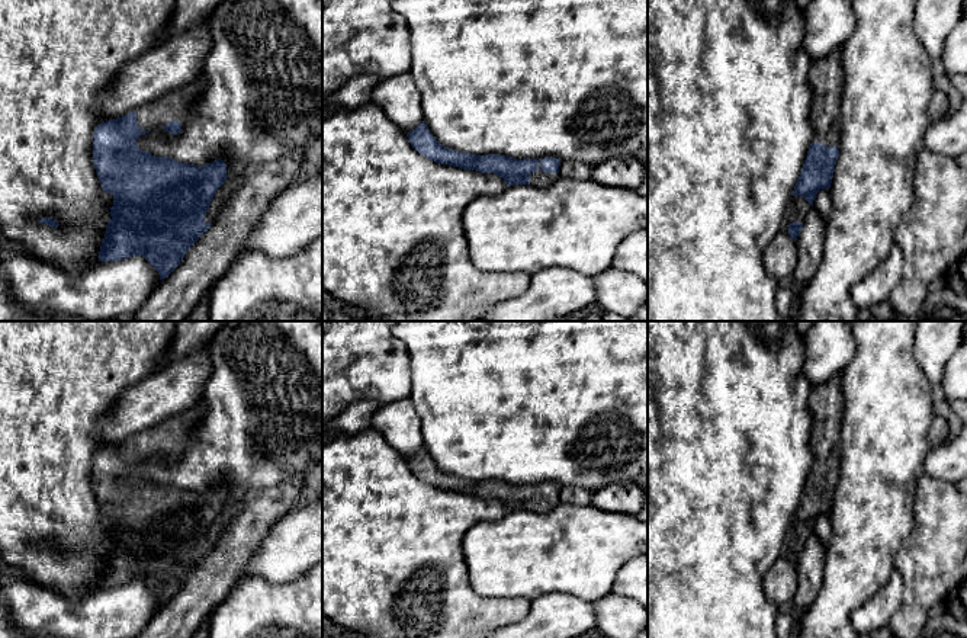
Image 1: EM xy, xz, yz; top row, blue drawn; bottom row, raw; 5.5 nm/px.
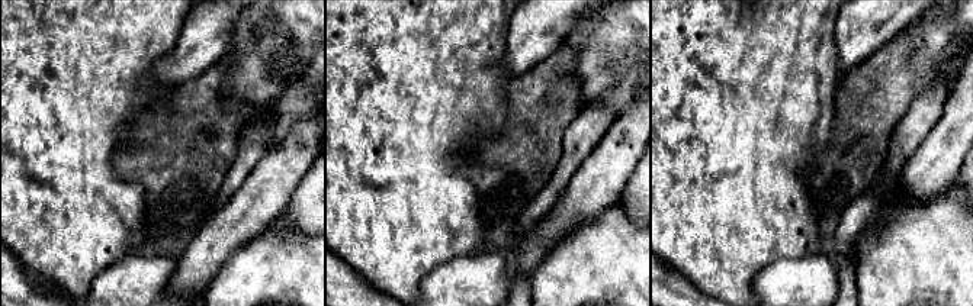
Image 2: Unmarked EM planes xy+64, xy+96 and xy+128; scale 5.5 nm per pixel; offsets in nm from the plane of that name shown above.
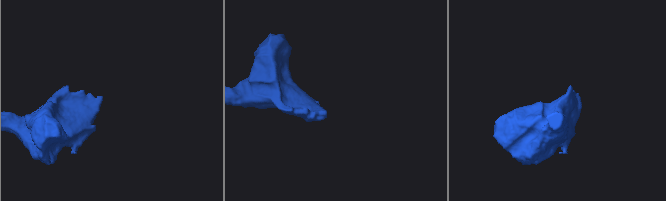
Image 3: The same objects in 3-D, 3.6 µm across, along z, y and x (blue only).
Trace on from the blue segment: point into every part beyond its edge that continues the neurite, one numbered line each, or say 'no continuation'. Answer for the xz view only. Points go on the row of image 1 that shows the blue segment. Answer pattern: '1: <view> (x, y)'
1: xz (539, 179)

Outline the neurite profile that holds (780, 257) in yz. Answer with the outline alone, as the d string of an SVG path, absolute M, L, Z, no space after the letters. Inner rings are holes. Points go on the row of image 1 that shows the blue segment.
M781 231L764 251L764 266L777 280L793 276L797 265L797 243Z

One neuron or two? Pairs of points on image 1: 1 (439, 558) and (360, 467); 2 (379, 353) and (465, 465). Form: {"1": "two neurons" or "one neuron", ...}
{"1": "one neuron", "2": "two neurons"}

